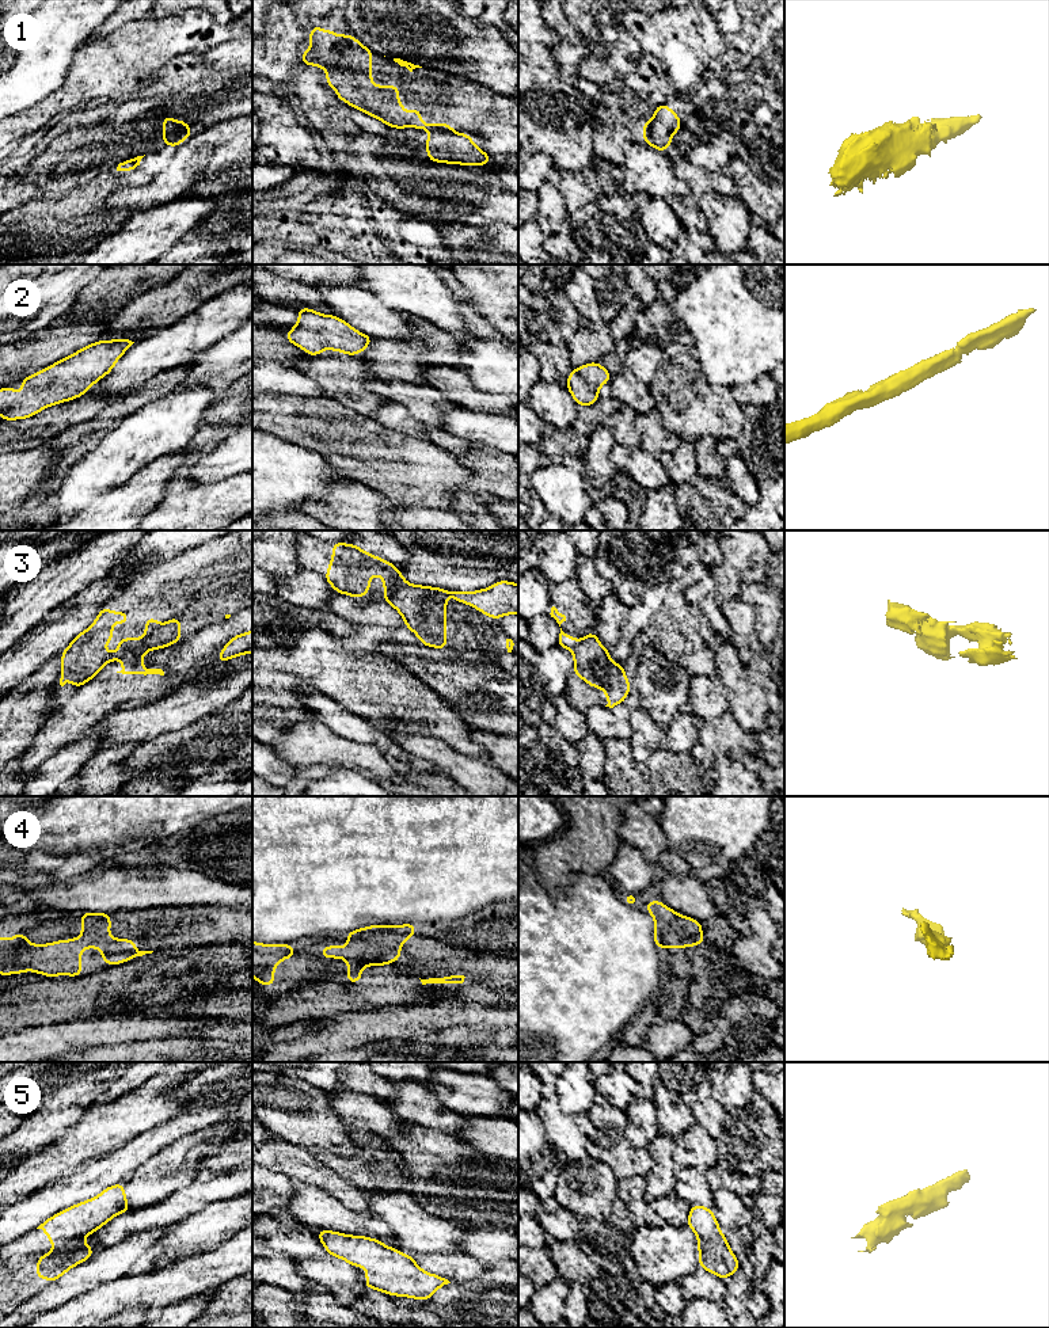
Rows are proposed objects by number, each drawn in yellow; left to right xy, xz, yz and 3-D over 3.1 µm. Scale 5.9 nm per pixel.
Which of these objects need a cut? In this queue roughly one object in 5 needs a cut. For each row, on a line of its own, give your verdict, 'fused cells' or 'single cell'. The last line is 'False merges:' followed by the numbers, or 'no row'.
1: fused cells
2: single cell
3: fused cells
4: single cell
5: single cell
False merges: 1, 3

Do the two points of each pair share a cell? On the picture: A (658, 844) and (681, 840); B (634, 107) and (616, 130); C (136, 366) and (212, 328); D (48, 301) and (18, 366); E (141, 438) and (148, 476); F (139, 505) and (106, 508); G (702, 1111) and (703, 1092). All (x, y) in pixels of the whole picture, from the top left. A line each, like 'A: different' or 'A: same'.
A: different
B: same
C: same
D: different
E: different
F: same
G: same

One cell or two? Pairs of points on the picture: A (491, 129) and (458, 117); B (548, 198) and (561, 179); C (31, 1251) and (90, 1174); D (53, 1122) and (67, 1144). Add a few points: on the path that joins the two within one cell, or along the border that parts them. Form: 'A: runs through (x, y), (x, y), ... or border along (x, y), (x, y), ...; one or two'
A: border along (504, 124), (482, 124), (471, 136); two
B: border along (552, 179), (563, 198), (569, 216); two
C: border along (35, 1228), (14, 1241); two
D: border along (63, 1134), (34, 1153); two

